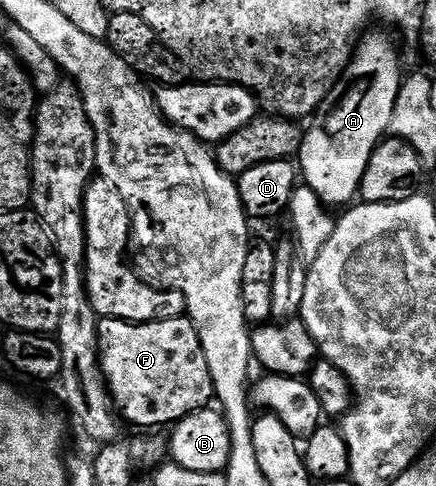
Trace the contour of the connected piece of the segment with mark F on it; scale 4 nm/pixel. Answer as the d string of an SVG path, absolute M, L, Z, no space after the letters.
M186 316L179 318L162 317L154 322L127 322L117 318L100 318L98 321L98 348L100 349L100 371L104 374L104 382L108 386L108 393L112 396L113 407L125 423L133 422L134 425L140 426L136 428L164 428L160 426L166 425L165 427L167 427L169 424L175 424L188 414L205 409L211 403L208 401L213 401L214 391L210 376L210 364L206 364L206 352L202 352L202 340L198 340L198 332L192 321Z

